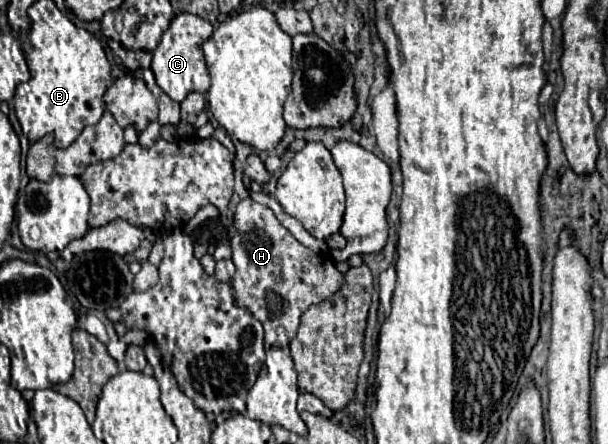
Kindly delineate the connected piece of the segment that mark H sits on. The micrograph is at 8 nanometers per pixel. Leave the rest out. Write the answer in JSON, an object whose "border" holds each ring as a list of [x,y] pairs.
{"border":[[[245,198],[235,210],[235,236],[231,238],[235,278],[233,290],[239,306],[245,306],[265,328],[265,346],[285,348],[295,338],[301,314],[325,298],[333,296],[341,284],[343,274],[335,268],[329,256],[319,256],[299,244],[289,230],[285,230],[271,208]]]}

